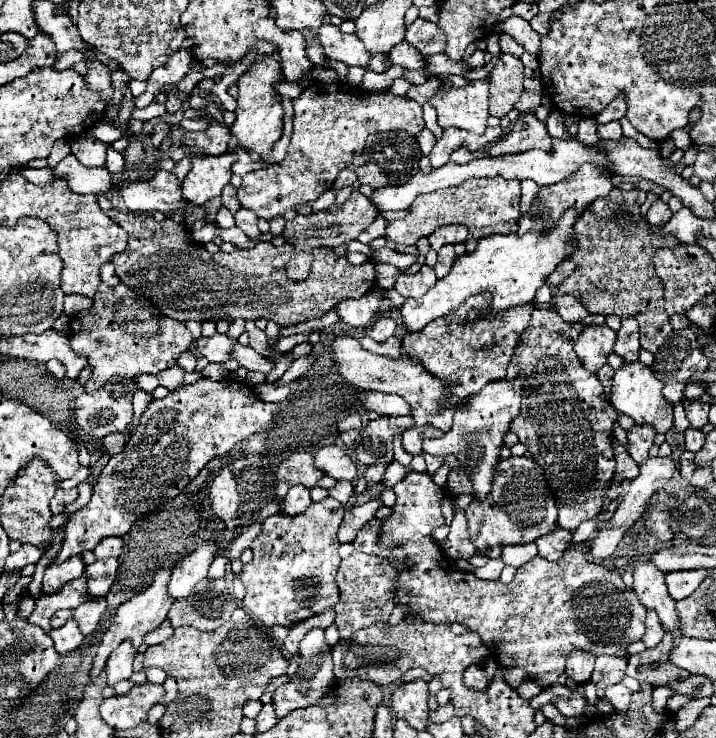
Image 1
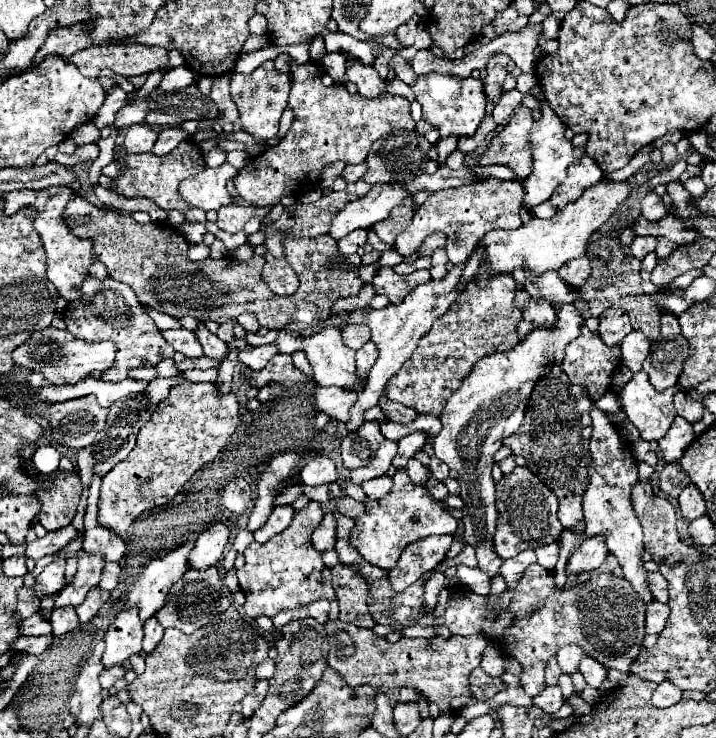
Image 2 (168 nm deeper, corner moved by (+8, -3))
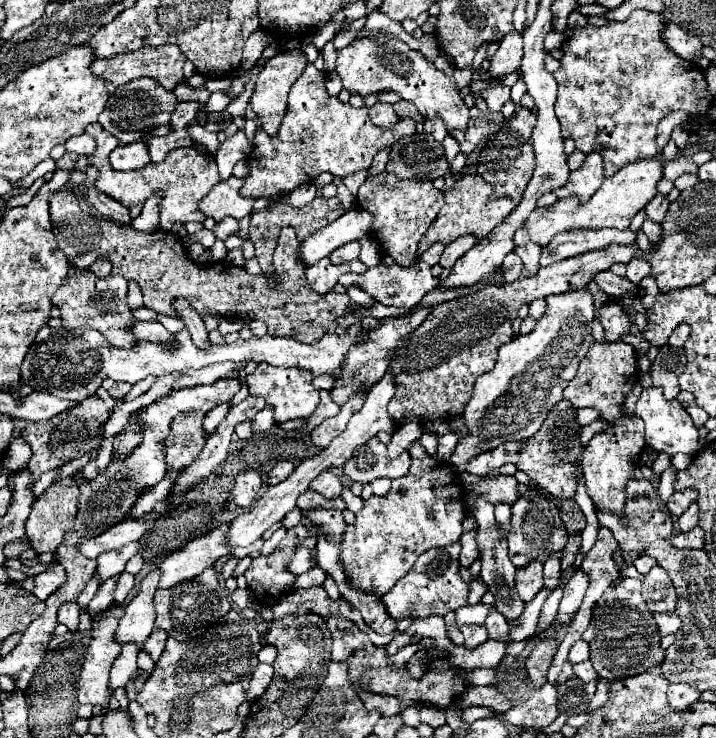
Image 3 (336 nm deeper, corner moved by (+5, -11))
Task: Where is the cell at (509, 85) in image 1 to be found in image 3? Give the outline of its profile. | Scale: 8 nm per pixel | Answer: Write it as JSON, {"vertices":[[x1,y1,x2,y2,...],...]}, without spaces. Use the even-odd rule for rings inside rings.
{"vertices":[[511,31,509,35,505,35,501,39,501,45,491,59,489,75,493,79,497,79,497,77,503,77,503,75,517,71,521,57,523,57,523,37,519,31]]}

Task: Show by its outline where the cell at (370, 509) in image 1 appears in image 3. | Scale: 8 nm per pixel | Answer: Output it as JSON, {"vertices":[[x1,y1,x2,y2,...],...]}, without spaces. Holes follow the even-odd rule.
{"vertices":[[311,535,307,537,295,551,295,559,291,561,291,571,295,571,295,575,301,575,305,571,309,571,313,567,313,551,317,545,317,537]]}

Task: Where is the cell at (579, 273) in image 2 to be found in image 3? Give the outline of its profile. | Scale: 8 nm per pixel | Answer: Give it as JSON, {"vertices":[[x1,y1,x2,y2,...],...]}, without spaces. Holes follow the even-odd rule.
{"vertices":[[599,271,599,273,595,273,593,281,597,283,597,287,601,291,605,291,607,295,613,295,613,297,619,297,619,295,629,293,629,291,637,291,637,287,633,283,629,283,627,277,617,277,611,271]]}

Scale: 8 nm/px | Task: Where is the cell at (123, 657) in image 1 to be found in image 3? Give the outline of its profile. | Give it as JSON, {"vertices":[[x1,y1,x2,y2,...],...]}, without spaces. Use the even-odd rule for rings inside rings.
{"vertices":[[149,571,149,575,141,581,139,593,131,599,125,615,119,619,119,629,115,633,115,641,119,645,133,643,139,647,139,651,143,651,143,645,155,627,153,595,157,591,157,581,159,571]]}

